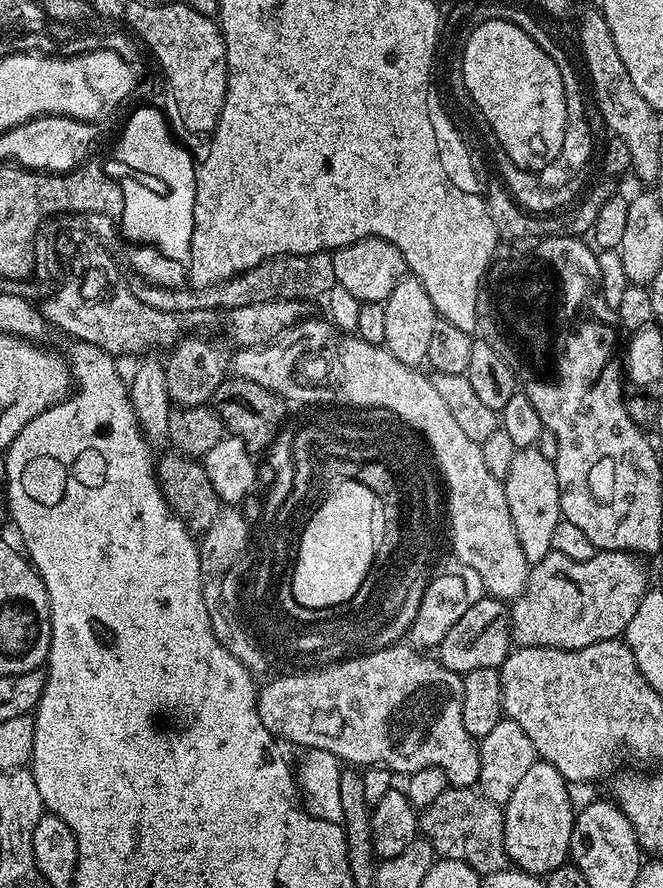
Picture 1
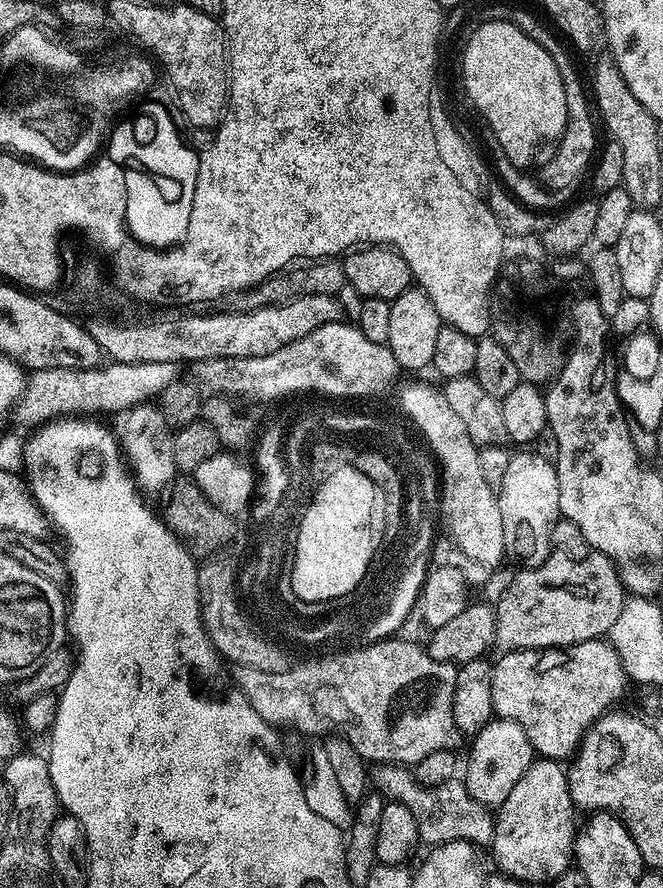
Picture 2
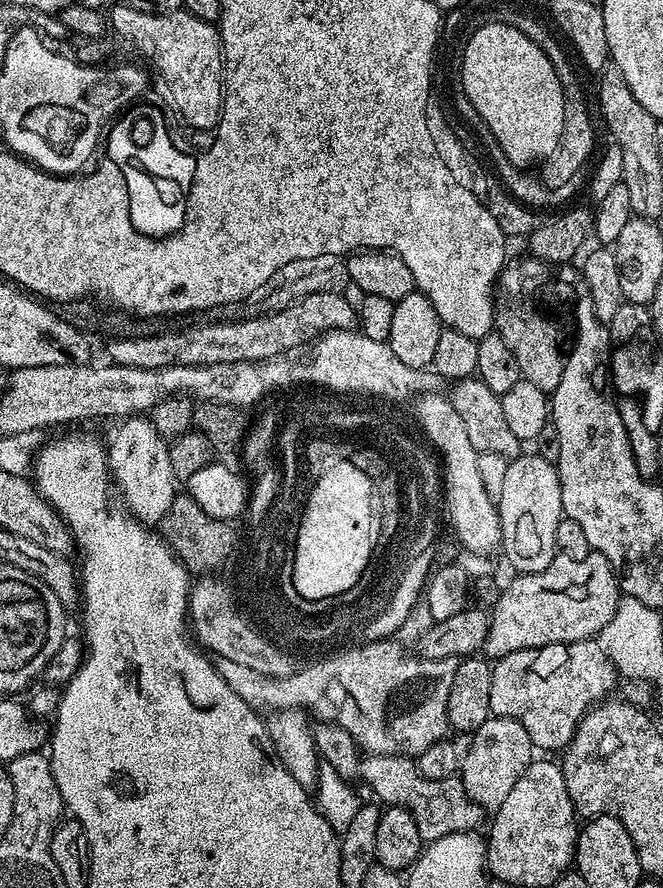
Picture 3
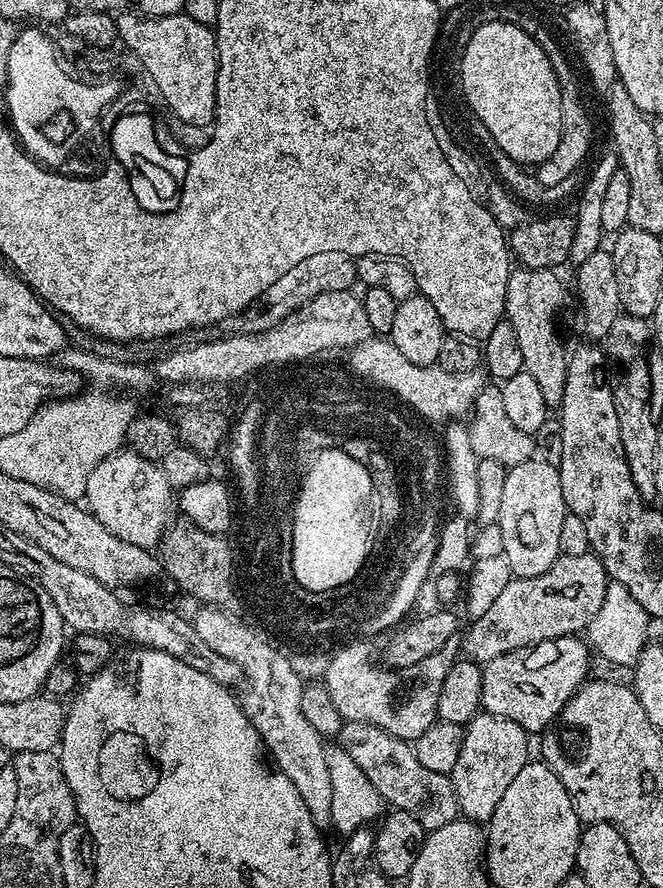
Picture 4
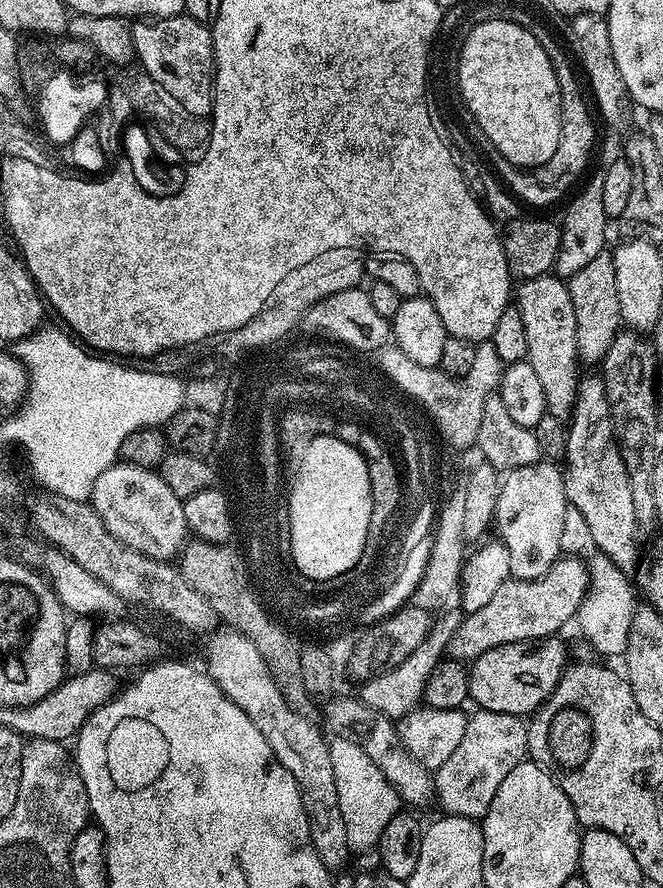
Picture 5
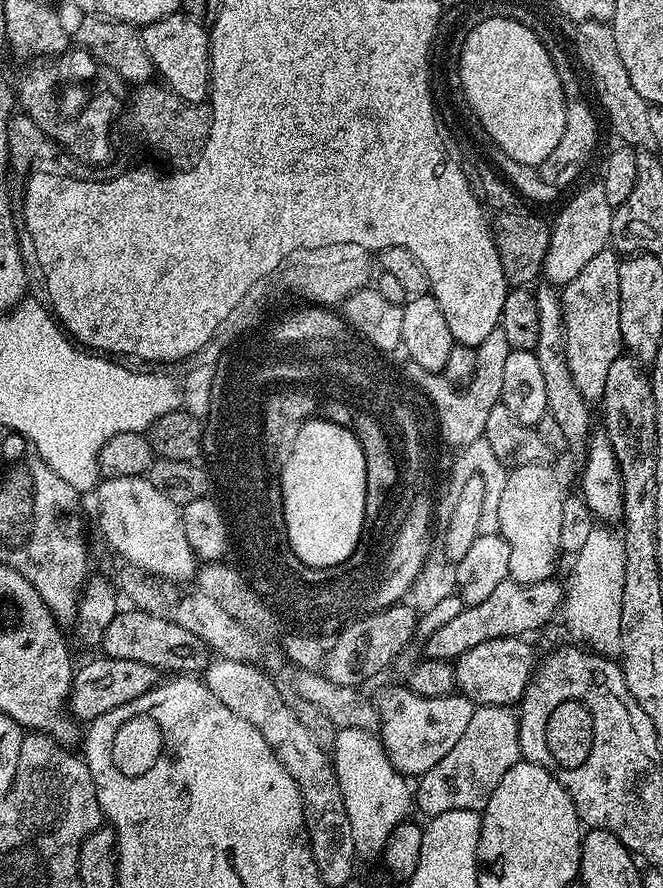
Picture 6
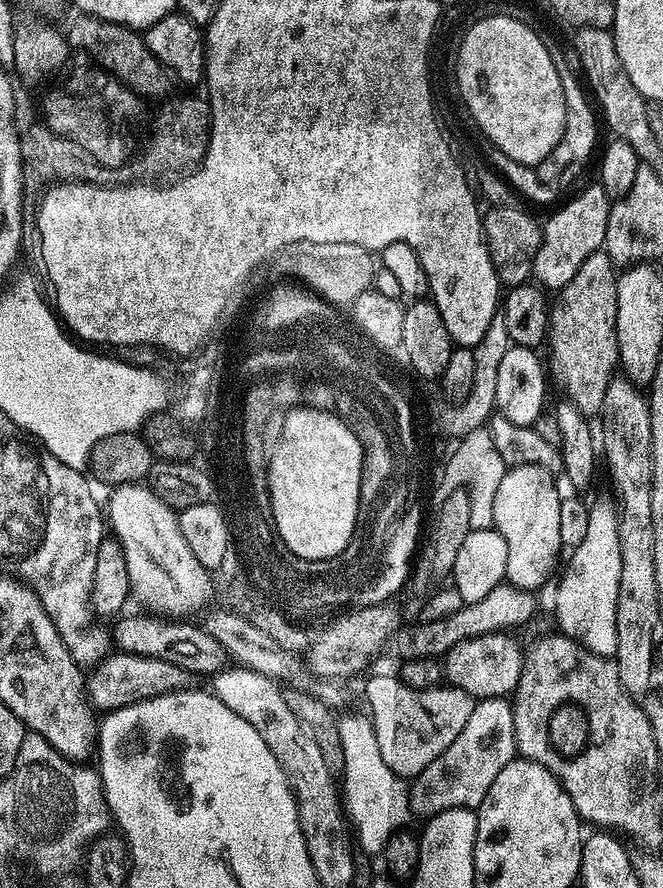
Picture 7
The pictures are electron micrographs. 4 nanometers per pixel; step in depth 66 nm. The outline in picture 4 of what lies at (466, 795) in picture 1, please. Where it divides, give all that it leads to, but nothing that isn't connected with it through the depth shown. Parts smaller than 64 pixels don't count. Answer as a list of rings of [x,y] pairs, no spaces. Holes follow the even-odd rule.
[[[363,722],[355,725],[356,736],[341,735],[339,747],[344,748],[362,766],[366,778],[370,778],[374,790],[383,798],[385,805],[397,812],[410,814],[424,828],[425,833],[438,830],[438,826],[446,826],[457,819],[460,807],[454,794],[451,775],[434,770],[426,770],[422,762],[418,762],[415,747],[409,741],[399,740],[378,726]]]

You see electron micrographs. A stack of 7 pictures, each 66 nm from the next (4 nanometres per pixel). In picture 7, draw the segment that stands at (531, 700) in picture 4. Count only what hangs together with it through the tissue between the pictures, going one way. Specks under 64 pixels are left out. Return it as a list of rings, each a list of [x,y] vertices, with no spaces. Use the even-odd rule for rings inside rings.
[[[507,631],[491,632],[458,642],[442,657],[442,676],[451,687],[466,690],[476,700],[507,697],[515,692],[516,683],[522,674],[524,652],[516,645],[515,635]]]

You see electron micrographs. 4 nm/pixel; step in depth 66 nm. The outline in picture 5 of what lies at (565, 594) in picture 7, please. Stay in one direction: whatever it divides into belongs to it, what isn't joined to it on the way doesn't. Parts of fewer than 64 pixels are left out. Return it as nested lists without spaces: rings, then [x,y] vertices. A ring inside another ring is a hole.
[[[596,554],[591,559],[587,561],[589,589],[578,613],[580,632],[588,639],[588,644],[594,651],[601,652],[604,656],[620,658],[628,649],[628,631],[632,615],[638,607],[638,596],[634,591],[633,581],[632,584],[628,581],[631,579],[614,566],[611,558]]]

